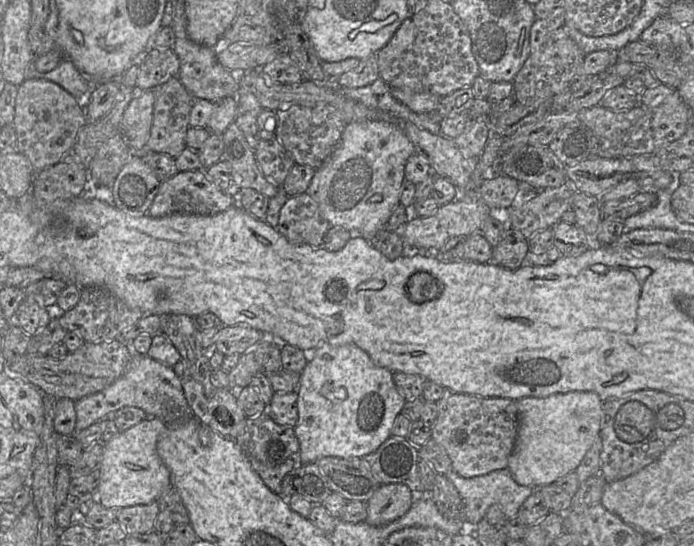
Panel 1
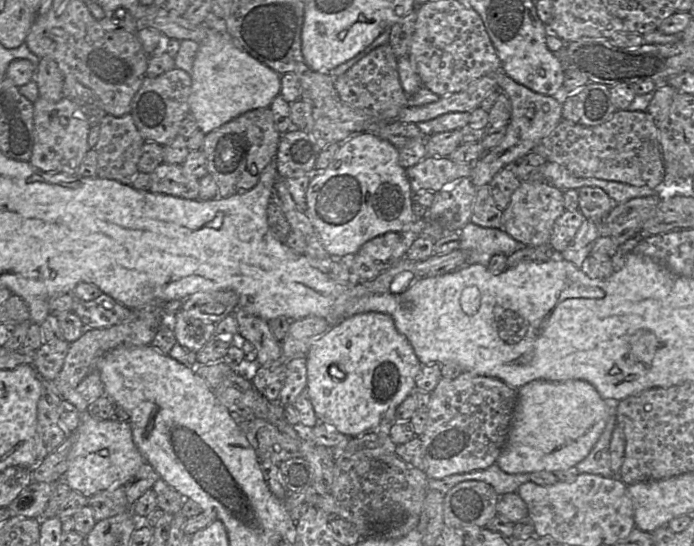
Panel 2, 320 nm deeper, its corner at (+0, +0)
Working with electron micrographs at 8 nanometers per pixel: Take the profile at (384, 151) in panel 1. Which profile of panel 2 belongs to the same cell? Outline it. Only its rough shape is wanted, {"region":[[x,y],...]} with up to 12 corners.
{"region":[[363,131],[310,174],[305,213],[349,259],[392,231],[448,232],[412,211],[398,147]]}

